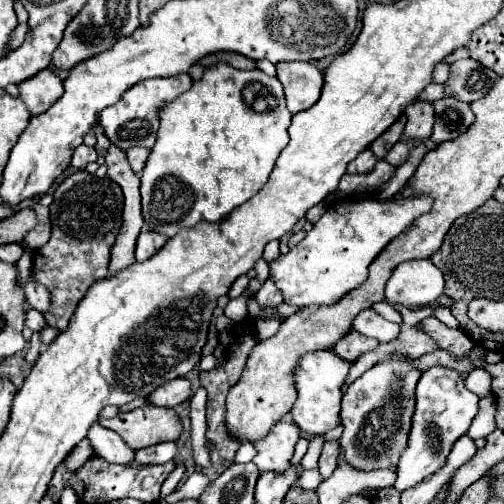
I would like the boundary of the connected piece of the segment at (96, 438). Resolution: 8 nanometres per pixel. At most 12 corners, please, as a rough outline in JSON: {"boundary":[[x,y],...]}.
{"boundary":[[98,421],[88,429],[94,455],[132,463],[134,451]]}

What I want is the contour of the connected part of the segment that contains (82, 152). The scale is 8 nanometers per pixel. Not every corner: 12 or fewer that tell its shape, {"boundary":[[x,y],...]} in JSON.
{"boundary":[[78,145],[72,155],[72,167],[84,169],[98,155],[88,145]]}

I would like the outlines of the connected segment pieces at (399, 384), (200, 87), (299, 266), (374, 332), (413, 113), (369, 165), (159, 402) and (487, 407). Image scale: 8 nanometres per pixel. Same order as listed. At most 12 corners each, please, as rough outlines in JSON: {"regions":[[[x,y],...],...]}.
{"regions":[[[386,361],[342,397],[344,459],[396,469],[420,373]],[[226,63],[160,109],[144,229],[256,195],[288,143],[282,83]],[[342,199],[270,263],[284,303],[338,303],[430,207]],[[374,309],[356,315],[352,329],[388,343],[398,337],[398,325]],[[410,103],[400,141],[428,139],[434,125],[432,103]],[[366,149],[348,165],[348,173],[370,173],[376,155]],[[180,377],[148,397],[152,407],[176,407],[192,395],[190,381]],[[494,397],[480,399],[468,437],[486,437],[496,429]]]}

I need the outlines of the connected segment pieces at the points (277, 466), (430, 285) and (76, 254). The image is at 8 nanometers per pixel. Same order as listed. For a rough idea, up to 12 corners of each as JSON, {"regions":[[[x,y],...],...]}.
{"regions":[[[290,419],[254,443],[260,471],[290,467],[300,429]],[[430,259],[400,263],[386,299],[408,309],[436,303],[444,277]],[[72,173],[54,191],[52,237],[34,251],[50,327],[108,275],[122,189]]]}

